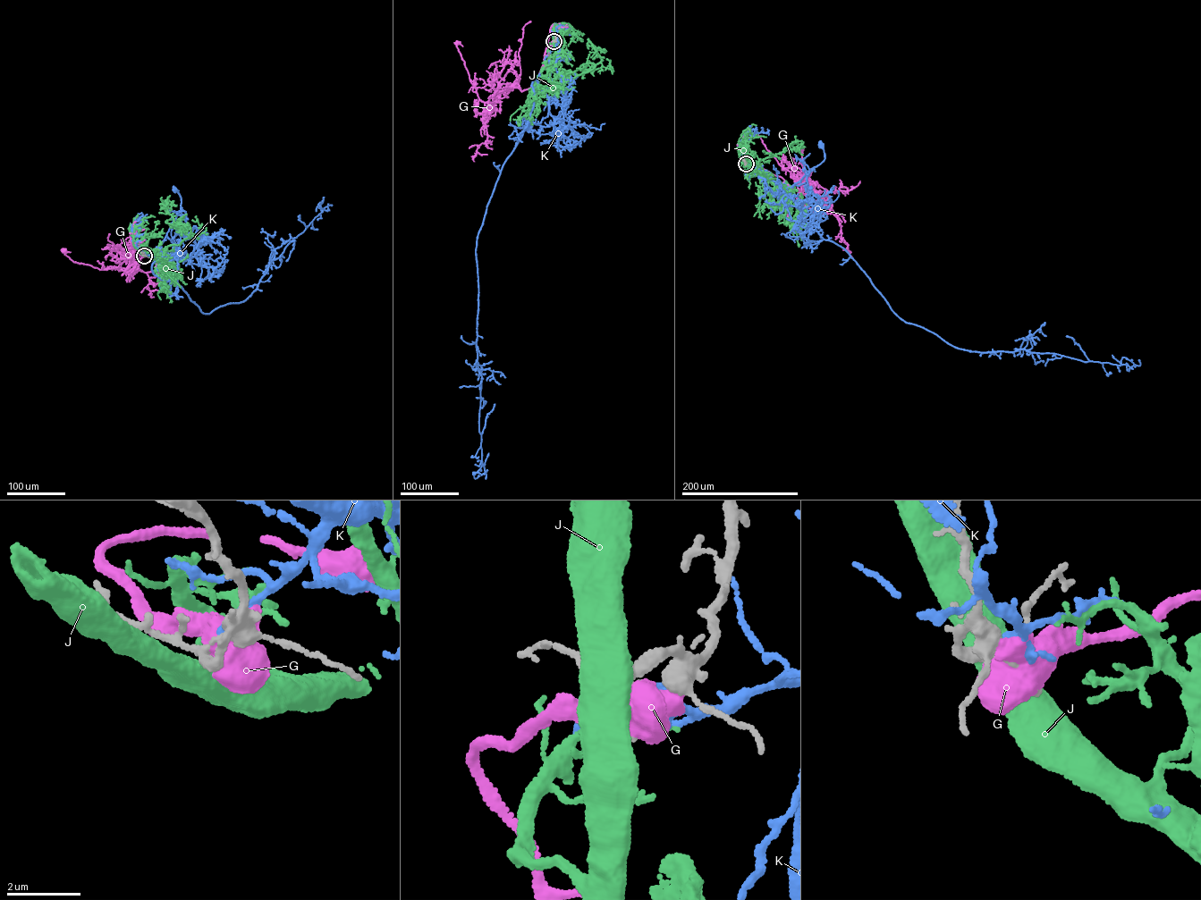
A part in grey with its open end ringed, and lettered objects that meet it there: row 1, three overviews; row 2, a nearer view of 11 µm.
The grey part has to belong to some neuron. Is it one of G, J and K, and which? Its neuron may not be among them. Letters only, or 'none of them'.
J

